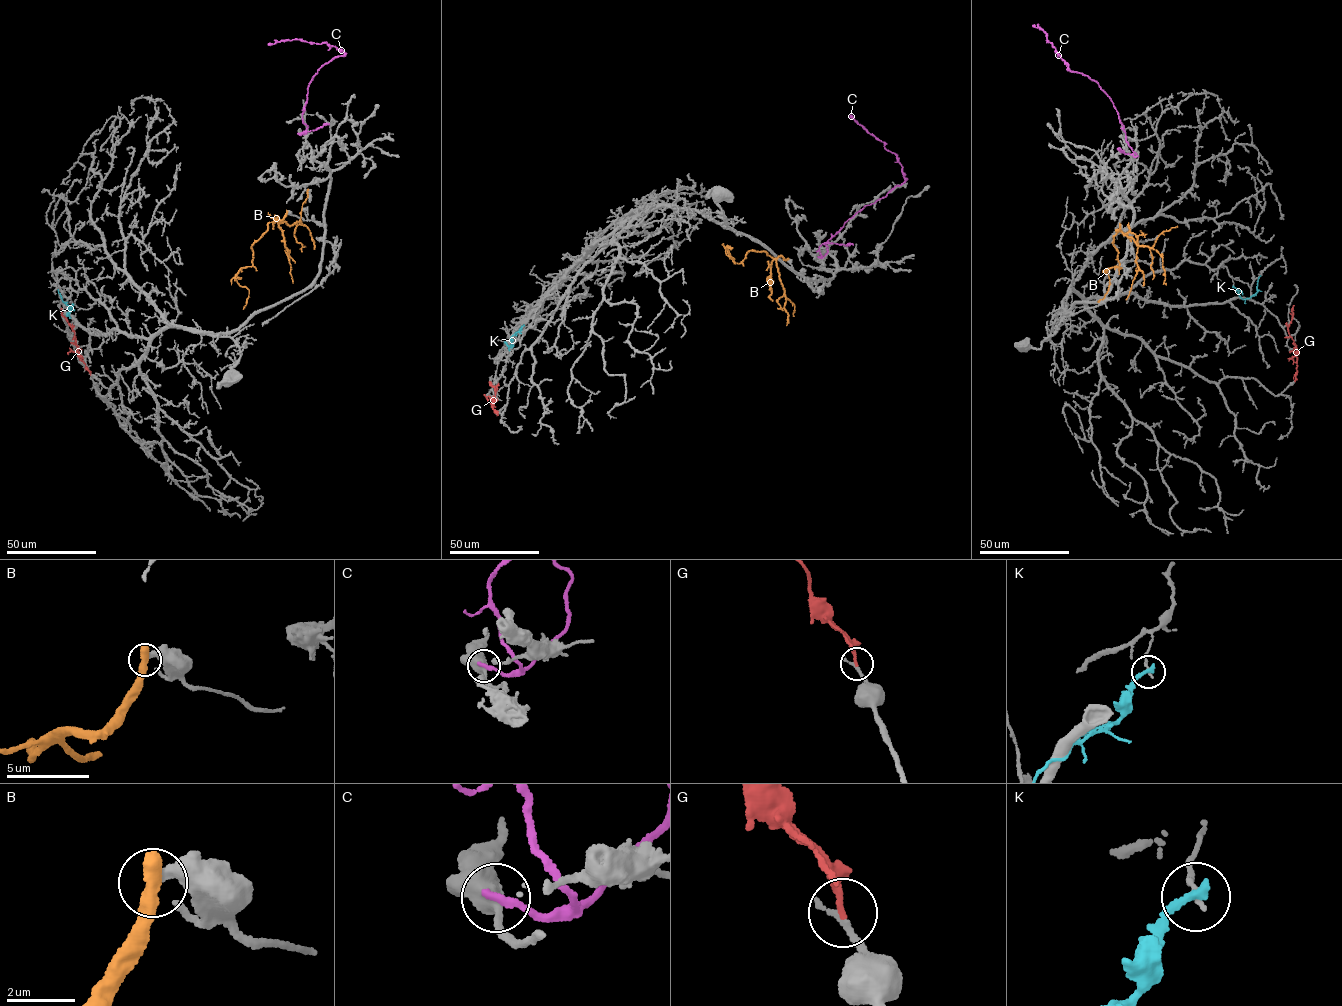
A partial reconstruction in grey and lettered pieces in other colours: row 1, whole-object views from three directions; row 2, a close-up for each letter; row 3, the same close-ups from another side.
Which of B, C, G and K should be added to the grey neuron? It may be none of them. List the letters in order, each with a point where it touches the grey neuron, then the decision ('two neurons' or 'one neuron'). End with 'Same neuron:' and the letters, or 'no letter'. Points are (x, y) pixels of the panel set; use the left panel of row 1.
B: meets grey at (286, 212); two neurons
C: meets grey at (301, 133); two neurons
G: meets grey at (90, 374); two neurons
K: meets grey at (72, 304); two neurons
Same neuron: no letter

